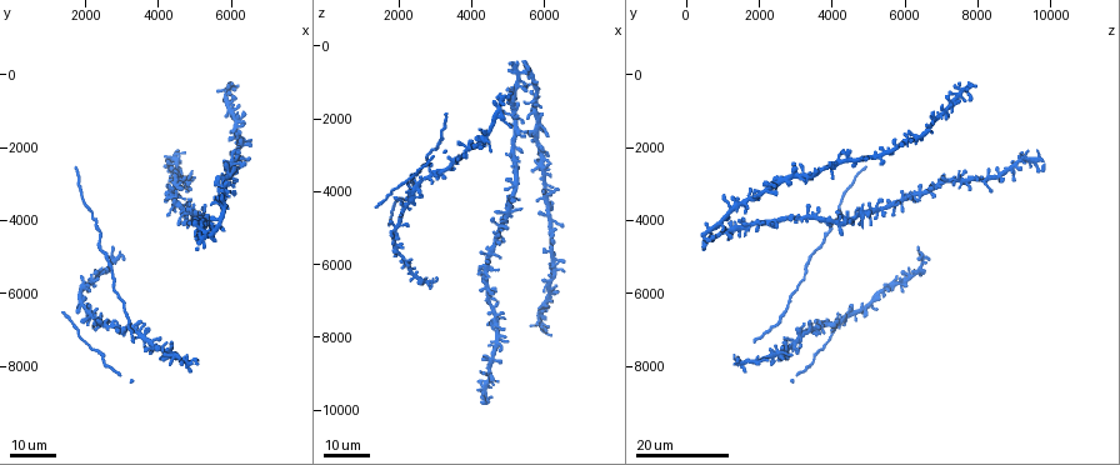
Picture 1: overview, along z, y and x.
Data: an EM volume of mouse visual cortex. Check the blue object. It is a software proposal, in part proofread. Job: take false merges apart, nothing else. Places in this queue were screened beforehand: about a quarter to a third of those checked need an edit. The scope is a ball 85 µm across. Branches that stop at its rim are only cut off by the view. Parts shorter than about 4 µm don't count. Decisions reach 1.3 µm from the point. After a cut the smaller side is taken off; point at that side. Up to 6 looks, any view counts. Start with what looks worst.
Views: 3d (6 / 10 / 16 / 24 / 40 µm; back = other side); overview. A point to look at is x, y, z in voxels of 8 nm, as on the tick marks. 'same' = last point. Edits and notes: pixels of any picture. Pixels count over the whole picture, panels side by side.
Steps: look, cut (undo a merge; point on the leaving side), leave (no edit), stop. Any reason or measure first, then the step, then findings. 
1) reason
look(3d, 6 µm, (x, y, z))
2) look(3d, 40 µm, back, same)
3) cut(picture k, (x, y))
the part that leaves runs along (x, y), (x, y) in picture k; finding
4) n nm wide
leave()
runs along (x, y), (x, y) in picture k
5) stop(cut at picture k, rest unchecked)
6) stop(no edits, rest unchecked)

look(3d, 16 µm, (4700, 3800, 5000))

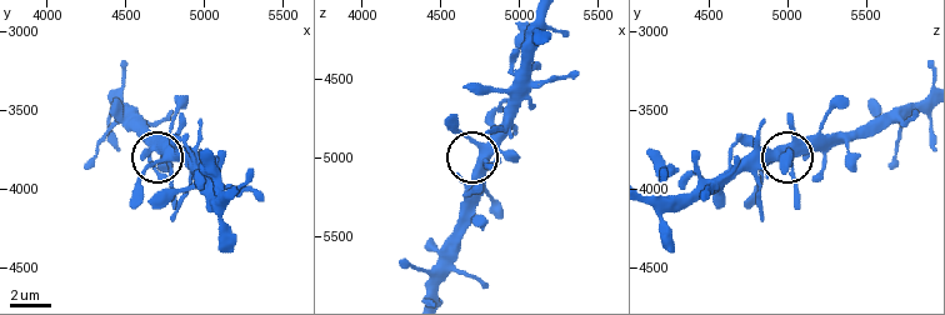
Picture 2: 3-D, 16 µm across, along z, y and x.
look(3d, 6 µm, (4760, 3780, 4940))

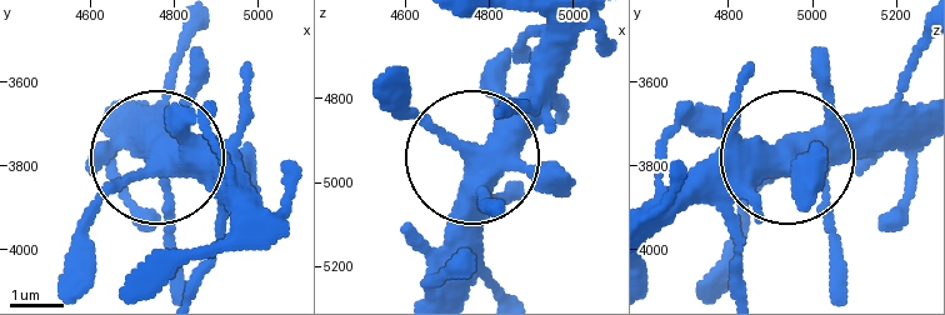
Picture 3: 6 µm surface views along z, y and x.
leave()
all the same cell

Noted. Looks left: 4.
four or more arms meet
look(3d, 16 µm, (2100, 6600, 4300))

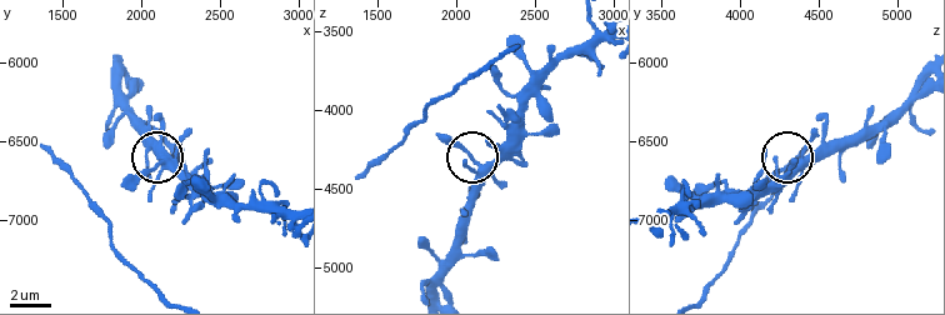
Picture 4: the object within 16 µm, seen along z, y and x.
look(3d, 6 µm, (2160, 6640, 4340))

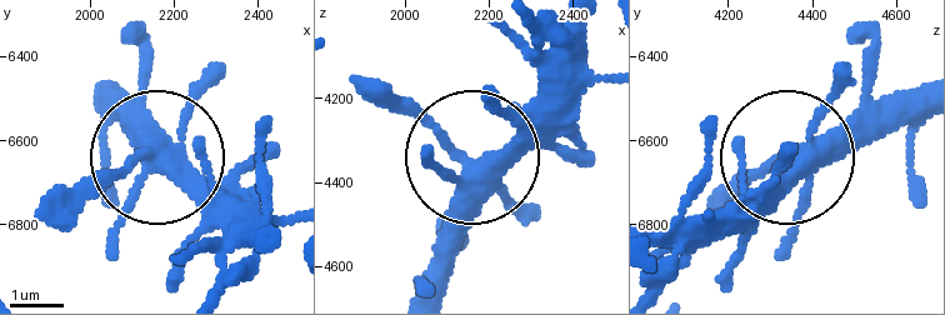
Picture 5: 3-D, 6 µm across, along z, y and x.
leave()
runs along (441, 290), (441, 236), (468, 169), (378, 79) in picture 5; one cell here

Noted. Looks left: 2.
look(3d, 24 µm, (2400, 4300, 3900))

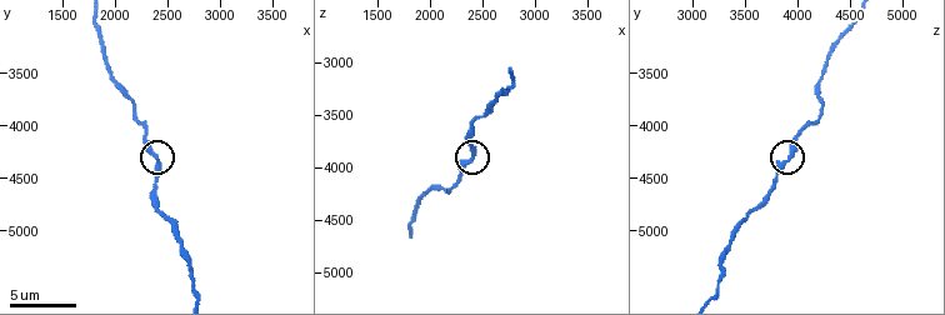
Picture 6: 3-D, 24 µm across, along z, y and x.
look(3d, 6 µm, (2400, 4300, 3920))

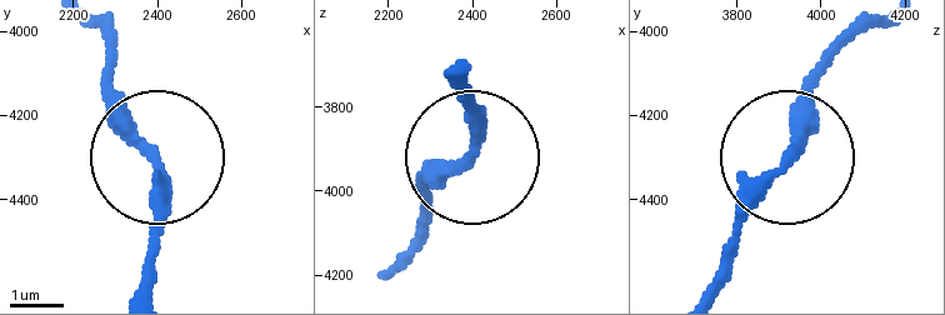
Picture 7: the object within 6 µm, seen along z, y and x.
leave()
one cell here

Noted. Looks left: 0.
stop(no edits, rest unchecked)

